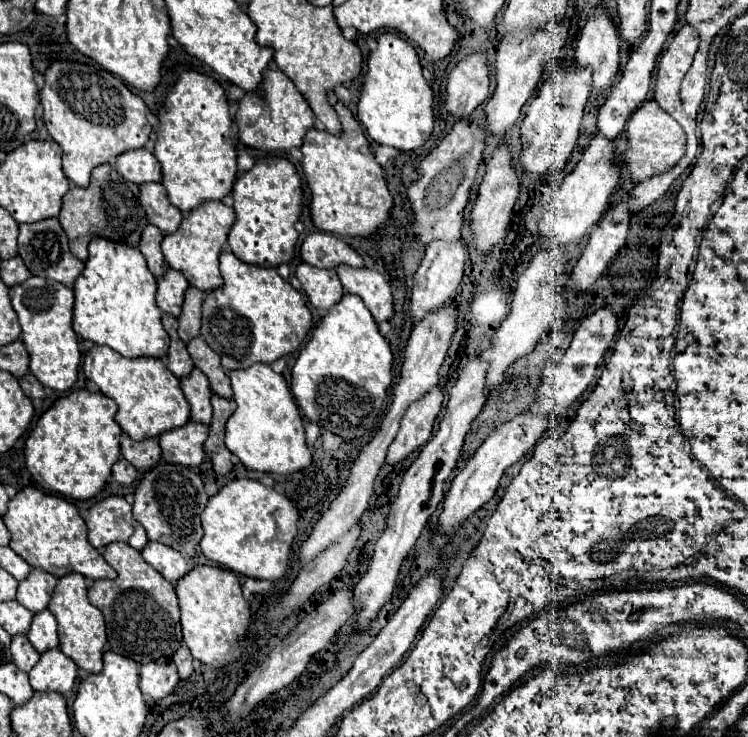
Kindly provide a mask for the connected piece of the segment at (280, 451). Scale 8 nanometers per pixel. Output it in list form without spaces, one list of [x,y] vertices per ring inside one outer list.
[[[254,364],[248,370],[230,372],[230,380],[238,408],[226,422],[228,450],[236,454],[246,468],[258,472],[294,474],[308,468],[312,454],[306,446],[302,416],[284,376],[276,374],[268,364]]]

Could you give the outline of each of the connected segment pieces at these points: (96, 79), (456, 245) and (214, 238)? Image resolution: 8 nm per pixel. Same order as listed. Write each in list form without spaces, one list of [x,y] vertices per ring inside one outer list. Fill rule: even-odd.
[[[54,62],[44,76],[44,88],[40,92],[40,104],[44,108],[42,120],[56,144],[64,150],[62,164],[64,174],[80,188],[86,188],[90,184],[90,172],[100,164],[112,164],[118,154],[124,154],[128,150],[144,148],[144,144],[150,140],[152,126],[146,120],[148,106],[142,98],[138,98],[134,92],[130,92],[116,76],[110,72],[92,66],[92,64],[80,64],[80,62]]]
[[[460,238],[456,242],[436,240],[436,242],[428,244],[426,256],[424,256],[416,276],[414,276],[414,286],[412,286],[410,312],[412,312],[414,322],[422,320],[428,312],[440,308],[442,302],[448,302],[456,294],[456,290],[458,290],[458,286],[462,282],[466,260],[468,260],[468,248],[466,248],[466,244]]]
[[[208,202],[200,206],[198,210],[192,210],[190,214],[184,216],[180,228],[174,234],[164,236],[162,240],[162,252],[170,268],[178,270],[184,274],[190,286],[196,286],[202,292],[216,290],[224,284],[220,270],[218,270],[218,258],[224,250],[230,226],[234,226],[234,210],[224,206],[222,202]]]

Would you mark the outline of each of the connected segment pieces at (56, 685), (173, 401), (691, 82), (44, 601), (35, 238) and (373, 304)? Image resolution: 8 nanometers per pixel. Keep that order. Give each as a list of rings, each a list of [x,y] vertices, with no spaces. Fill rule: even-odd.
[[[58,648],[40,656],[40,662],[30,670],[30,684],[36,692],[68,694],[76,682],[76,664]]]
[[[94,346],[84,356],[84,374],[100,392],[118,404],[116,422],[132,440],[158,438],[160,434],[180,428],[190,420],[190,404],[180,390],[180,380],[156,358],[124,358],[108,346]]]
[[[694,62],[680,86],[680,98],[690,114],[698,112],[704,98],[704,86],[706,86],[706,62],[704,64]]]
[[[34,568],[30,572],[30,576],[18,584],[16,600],[24,608],[28,608],[32,614],[38,614],[40,610],[48,608],[48,602],[50,602],[52,594],[54,594],[56,582],[58,580],[52,574]]]
[[[56,218],[40,220],[40,222],[34,222],[34,224],[22,224],[20,226],[18,242],[20,242],[18,244],[20,258],[24,260],[26,268],[32,270],[34,276],[48,278],[48,280],[56,280],[56,282],[72,288],[74,282],[76,282],[76,278],[84,270],[84,262],[80,262],[76,256],[72,256],[72,252],[68,248],[66,232],[62,230],[62,226],[60,226],[60,222]]]
[[[338,266],[336,268],[340,282],[348,294],[360,296],[366,308],[372,312],[376,322],[388,322],[394,316],[394,298],[390,284],[384,280],[382,274],[368,268],[350,268]]]

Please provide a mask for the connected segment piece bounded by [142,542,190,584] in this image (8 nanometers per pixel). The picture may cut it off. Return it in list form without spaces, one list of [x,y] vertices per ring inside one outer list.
[[[148,542],[148,546],[142,550],[142,556],[170,584],[176,584],[178,578],[184,578],[184,574],[190,572],[190,566],[188,566],[186,558],[180,552],[168,548],[168,546],[160,544],[160,542]]]

